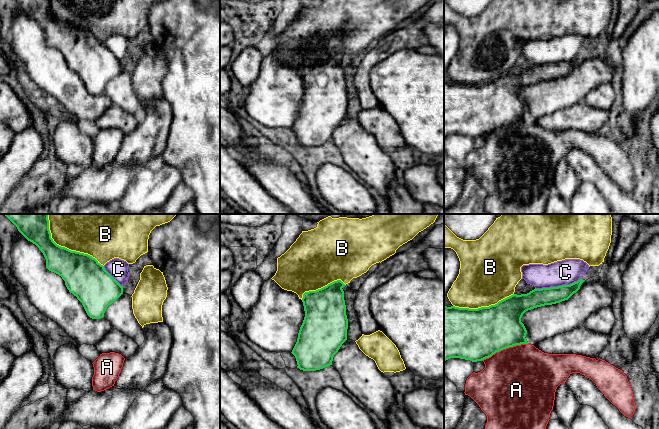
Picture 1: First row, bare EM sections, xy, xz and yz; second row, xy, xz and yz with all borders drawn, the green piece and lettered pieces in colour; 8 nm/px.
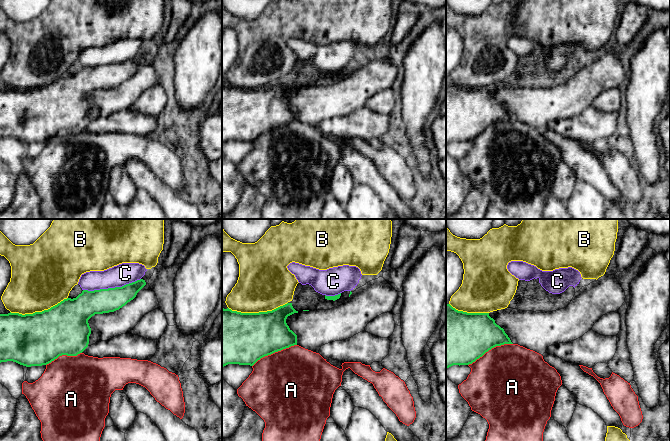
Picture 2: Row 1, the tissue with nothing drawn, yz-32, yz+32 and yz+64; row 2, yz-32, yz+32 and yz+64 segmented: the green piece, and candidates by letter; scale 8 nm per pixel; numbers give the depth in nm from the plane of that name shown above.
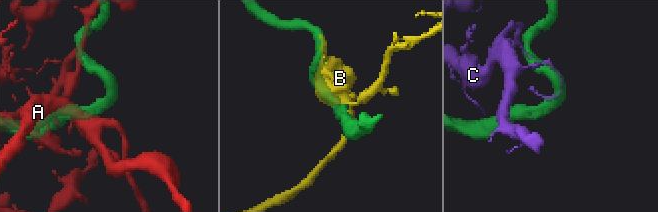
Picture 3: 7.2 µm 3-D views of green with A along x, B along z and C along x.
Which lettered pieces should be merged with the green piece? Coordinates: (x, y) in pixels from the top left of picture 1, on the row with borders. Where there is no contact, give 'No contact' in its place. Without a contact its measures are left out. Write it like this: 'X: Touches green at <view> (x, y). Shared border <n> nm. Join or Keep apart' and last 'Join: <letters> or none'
A: Touches green at yz (504, 348). Shared border 400 nm. Keep apart
B: Touches green at xy (64, 247). Shared border 600 nm. Keep apart
C: Touches green at yz (558, 286). Shared border 380 nm. Keep apart
Join: none

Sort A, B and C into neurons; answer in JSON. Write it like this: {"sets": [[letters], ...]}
{"sets": [["A"], ["B"], ["C"]]}

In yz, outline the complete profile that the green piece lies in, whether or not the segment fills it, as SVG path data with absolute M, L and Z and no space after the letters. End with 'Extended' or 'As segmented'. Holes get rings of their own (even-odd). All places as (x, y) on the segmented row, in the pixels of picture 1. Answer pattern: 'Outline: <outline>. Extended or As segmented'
Outline: M595 276L570 285L535 288L527 294L513 294L489 307L444 306L444 362L450 358L482 361L509 347L535 345L546 338L570 332L583 326L592 313L610 307L612 299L613 290Z. Extended

